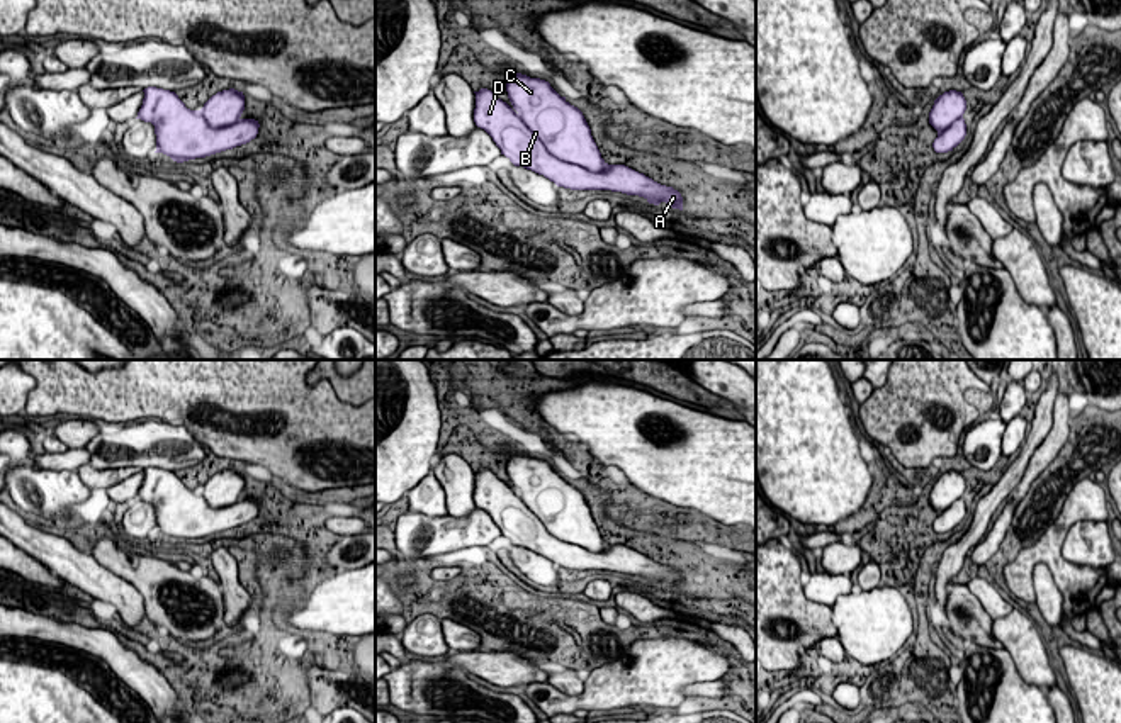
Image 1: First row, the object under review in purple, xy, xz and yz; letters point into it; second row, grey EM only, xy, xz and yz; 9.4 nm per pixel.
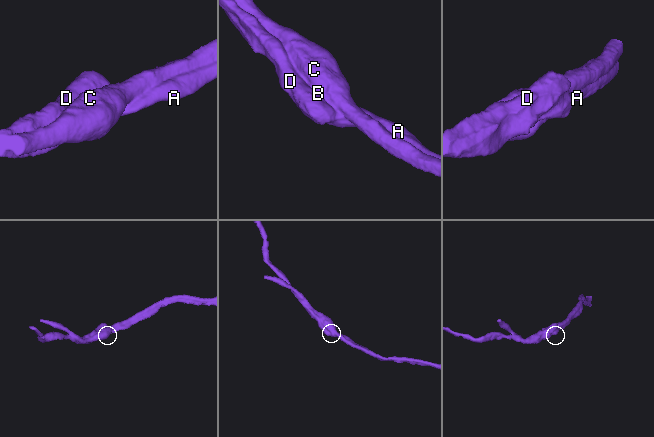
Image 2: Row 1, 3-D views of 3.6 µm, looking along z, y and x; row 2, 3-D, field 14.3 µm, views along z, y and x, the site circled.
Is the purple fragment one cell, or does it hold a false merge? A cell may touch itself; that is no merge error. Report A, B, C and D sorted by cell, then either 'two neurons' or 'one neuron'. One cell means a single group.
A B C D; one neuron

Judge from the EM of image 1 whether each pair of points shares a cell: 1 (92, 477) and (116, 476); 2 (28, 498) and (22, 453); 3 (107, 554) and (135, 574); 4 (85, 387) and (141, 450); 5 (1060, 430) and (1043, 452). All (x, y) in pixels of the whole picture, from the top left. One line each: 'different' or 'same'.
1: same
2: same
3: same
4: different
5: same

